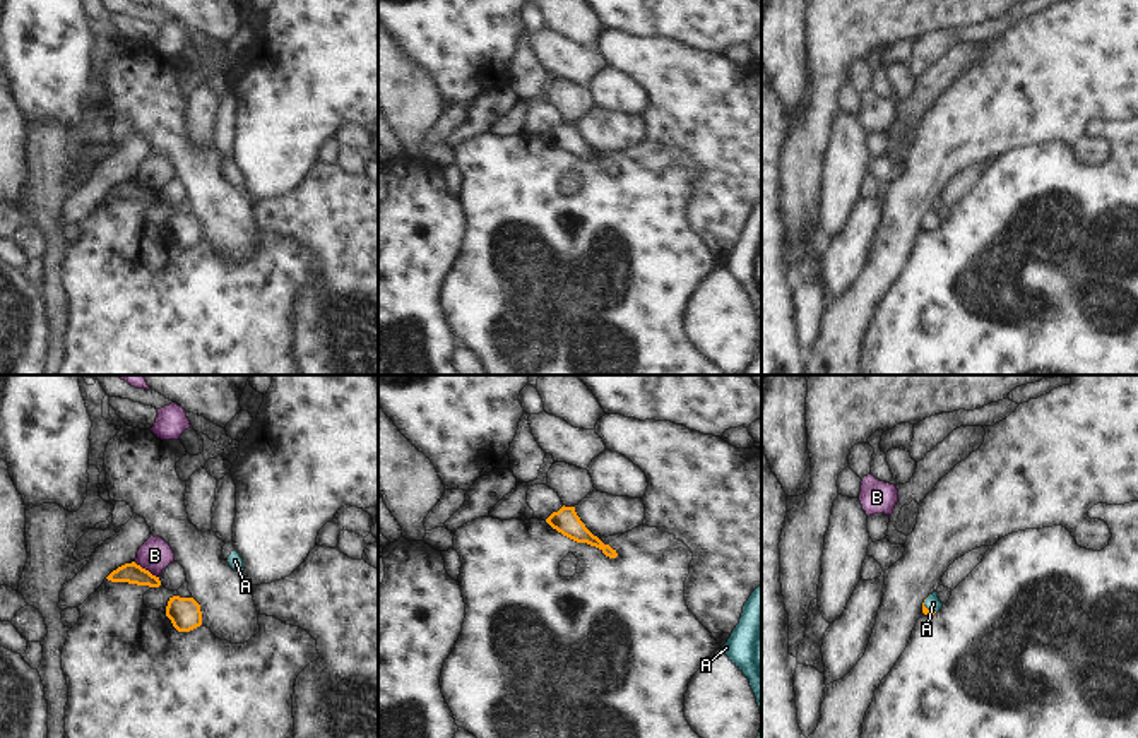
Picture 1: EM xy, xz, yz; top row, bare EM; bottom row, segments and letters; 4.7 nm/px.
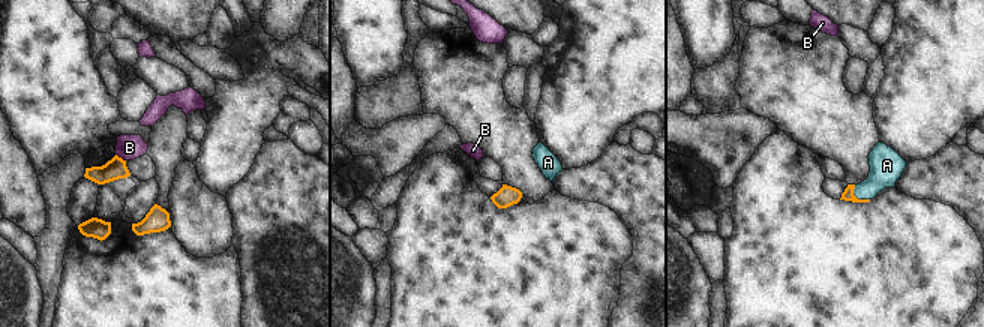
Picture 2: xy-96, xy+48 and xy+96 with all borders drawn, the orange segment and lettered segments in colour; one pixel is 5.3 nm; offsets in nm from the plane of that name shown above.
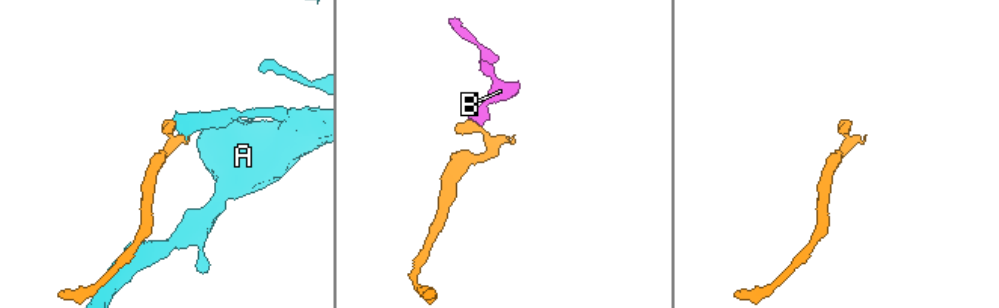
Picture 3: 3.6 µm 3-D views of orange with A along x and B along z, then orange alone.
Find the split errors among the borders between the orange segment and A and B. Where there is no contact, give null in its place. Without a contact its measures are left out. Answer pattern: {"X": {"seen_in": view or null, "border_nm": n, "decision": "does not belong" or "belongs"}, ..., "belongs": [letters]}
{"A": {"seen_in": "yz", "border_nm": 90, "decision": "belongs"}, "B": {"seen_in": "xy", "border_nm": 140, "decision": "does not belong"}, "belongs": ["A"]}

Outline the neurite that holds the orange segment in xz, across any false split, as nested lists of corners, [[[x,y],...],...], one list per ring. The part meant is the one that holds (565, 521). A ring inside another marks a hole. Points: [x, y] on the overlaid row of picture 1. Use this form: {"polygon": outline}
{"polygon": [[[561,507],[558,512],[553,512],[546,522],[561,533],[563,536],[577,541],[577,543],[587,543],[590,546],[599,548],[606,556],[616,558],[618,553],[609,545],[604,545],[597,536],[594,536],[585,524],[580,521],[580,517],[575,512],[575,507]]]}

